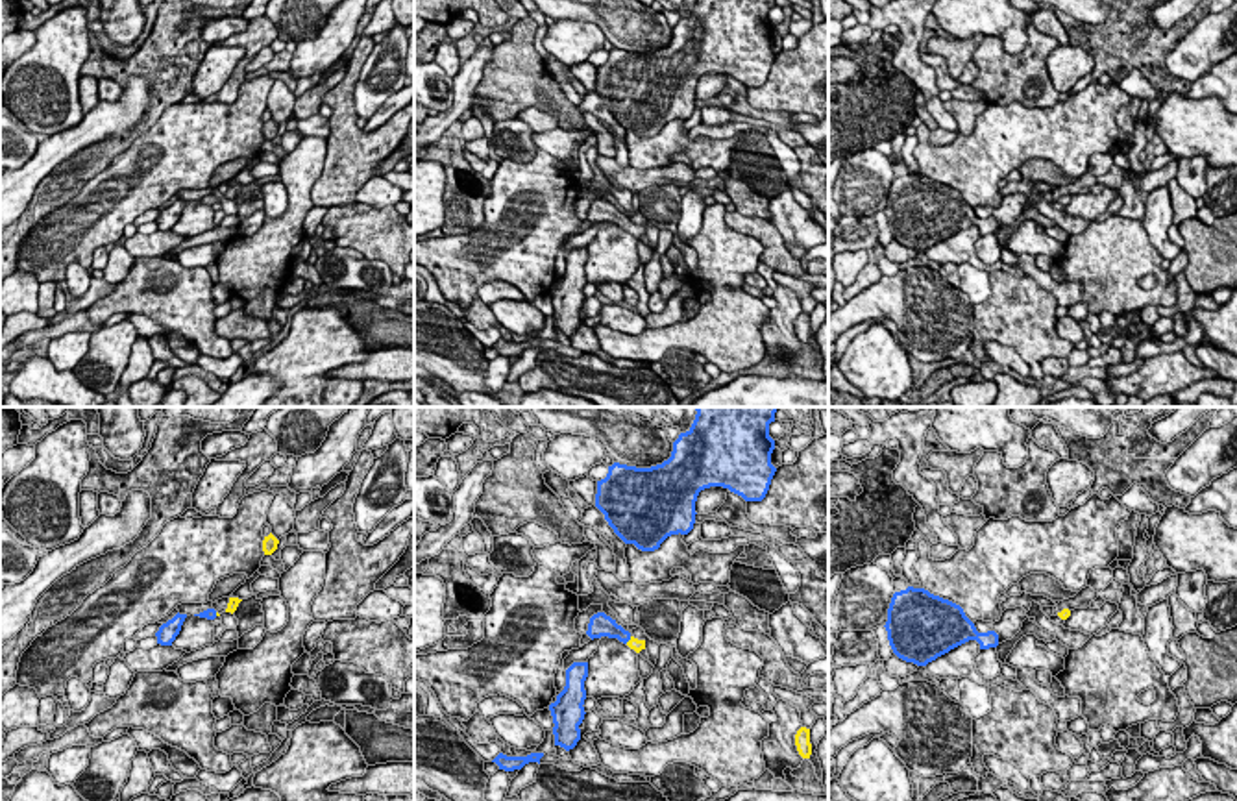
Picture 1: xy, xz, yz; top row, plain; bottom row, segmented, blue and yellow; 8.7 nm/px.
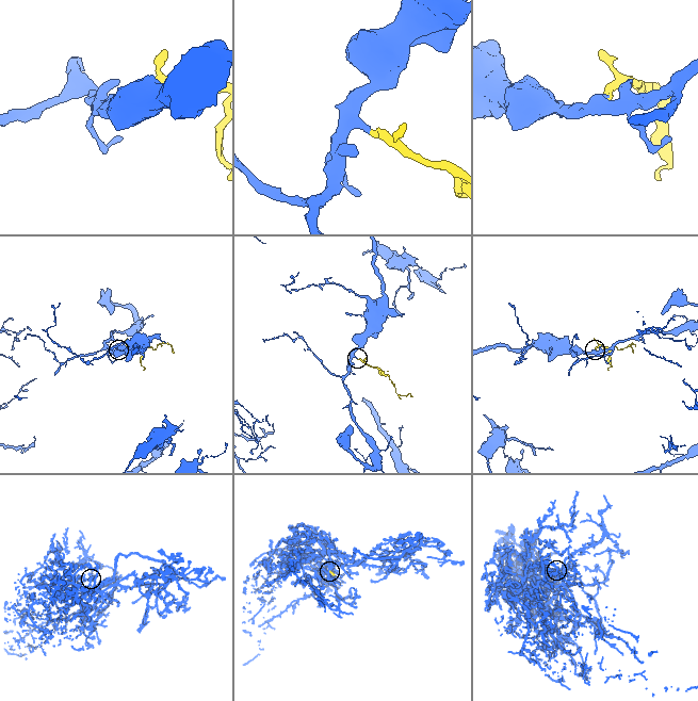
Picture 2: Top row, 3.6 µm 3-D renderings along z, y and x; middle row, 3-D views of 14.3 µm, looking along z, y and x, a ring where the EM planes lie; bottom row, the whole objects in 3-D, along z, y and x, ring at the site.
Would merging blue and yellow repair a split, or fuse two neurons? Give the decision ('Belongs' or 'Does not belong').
Belongs

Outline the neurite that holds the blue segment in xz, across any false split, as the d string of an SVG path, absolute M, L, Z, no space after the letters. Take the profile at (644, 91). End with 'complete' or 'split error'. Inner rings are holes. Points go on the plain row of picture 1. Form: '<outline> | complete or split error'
M695 0L692 13L673 28L667 46L651 54L614 48L597 67L595 92L614 118L642 137L655 137L671 120L688 120L695 109L701 76L723 72L745 87L762 87L777 54L771 50L775 26L769 9L775 0Z | complete

